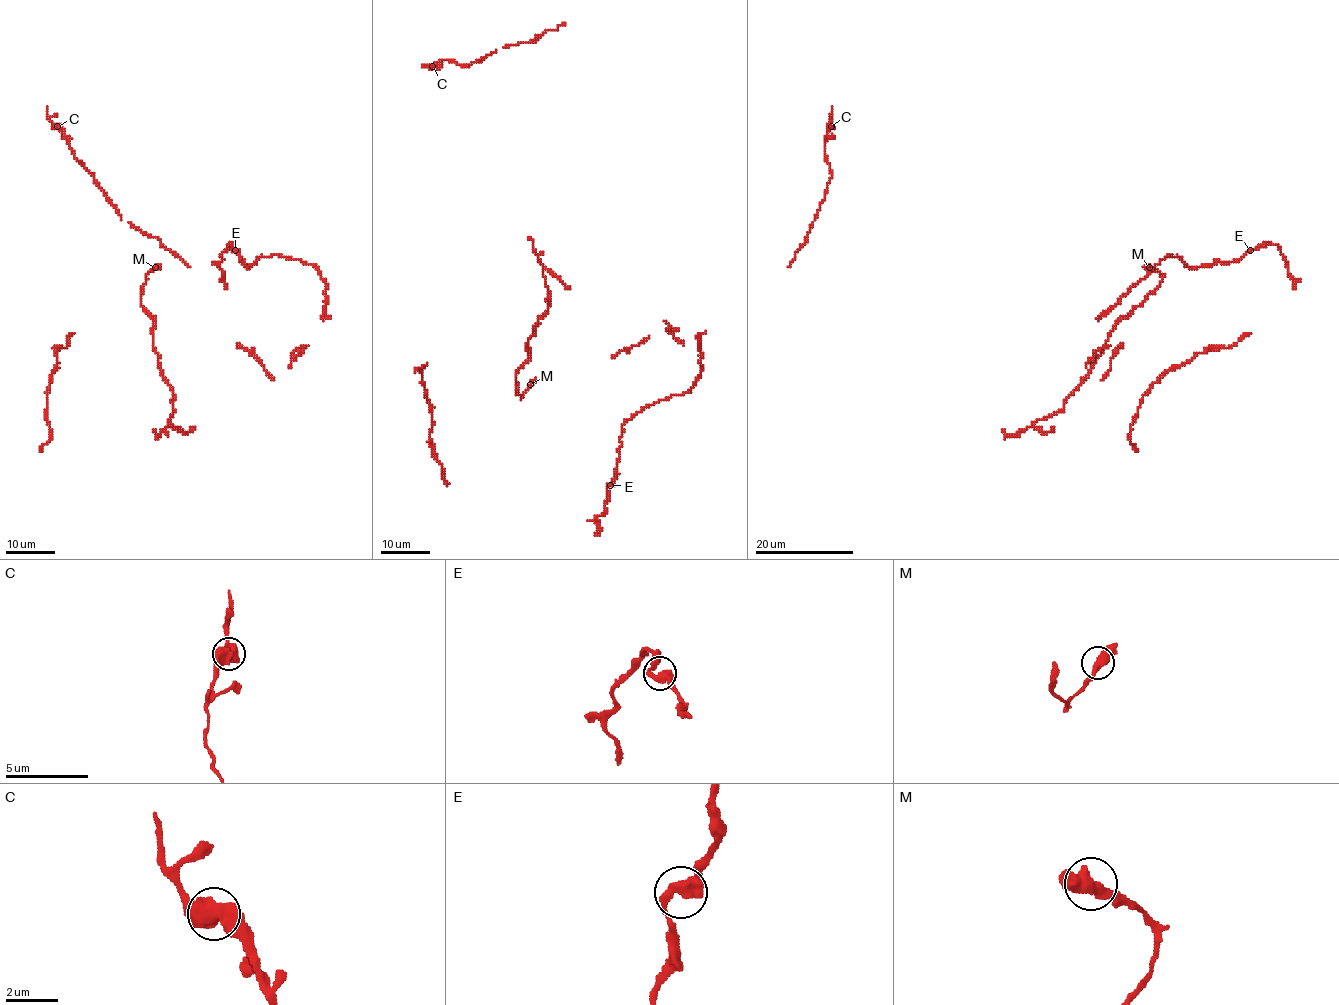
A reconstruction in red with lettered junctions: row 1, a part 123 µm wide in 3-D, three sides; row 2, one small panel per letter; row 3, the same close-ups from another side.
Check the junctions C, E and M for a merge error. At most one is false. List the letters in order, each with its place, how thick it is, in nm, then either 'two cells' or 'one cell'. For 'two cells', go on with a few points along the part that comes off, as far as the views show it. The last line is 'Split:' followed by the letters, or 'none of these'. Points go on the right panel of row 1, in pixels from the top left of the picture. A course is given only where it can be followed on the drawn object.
C: place (831, 126); calibre 700 nm; two cells; course (831, 127), (831, 107)
E: place (1250, 250); calibre 440 nm; one cell
M: place (1149, 267); calibre 480 nm; one cell
Split: C

